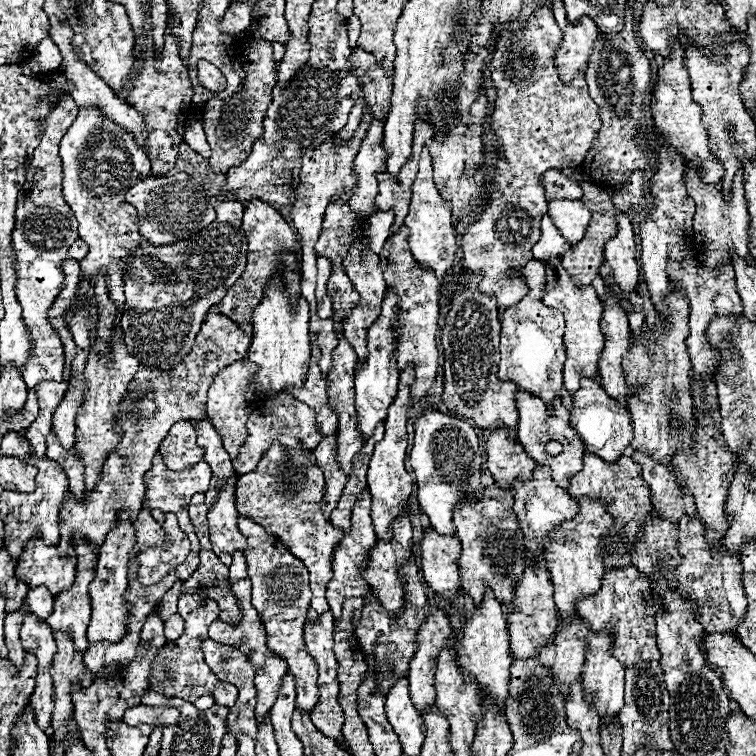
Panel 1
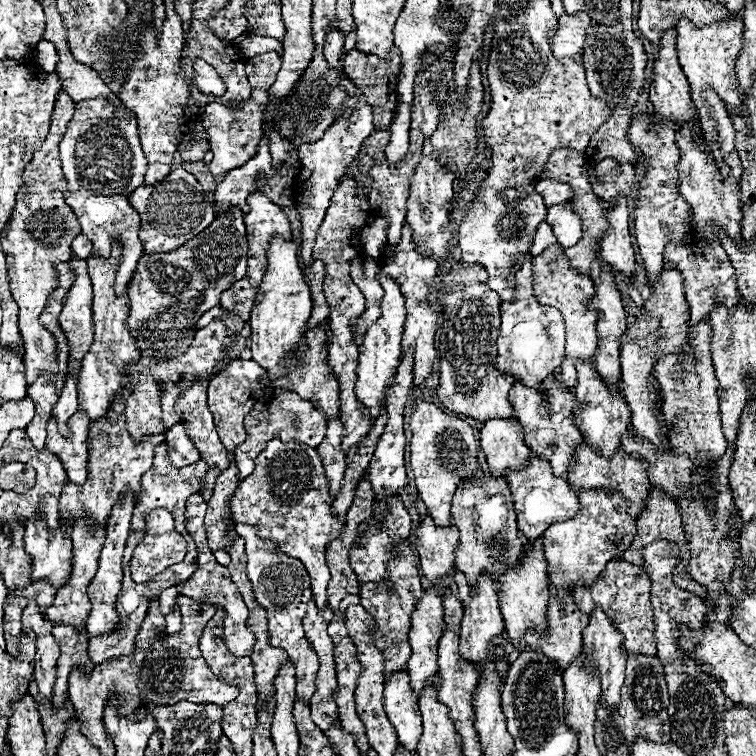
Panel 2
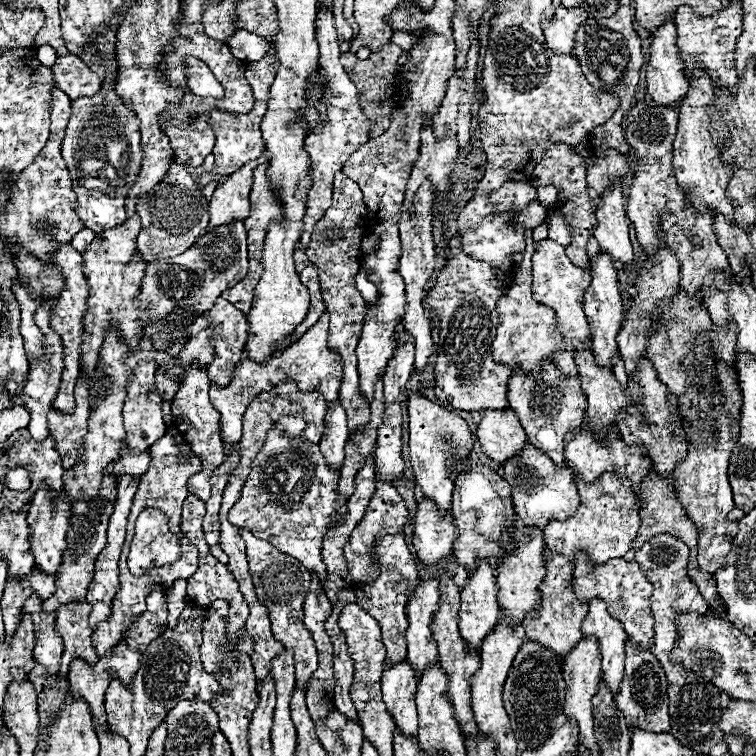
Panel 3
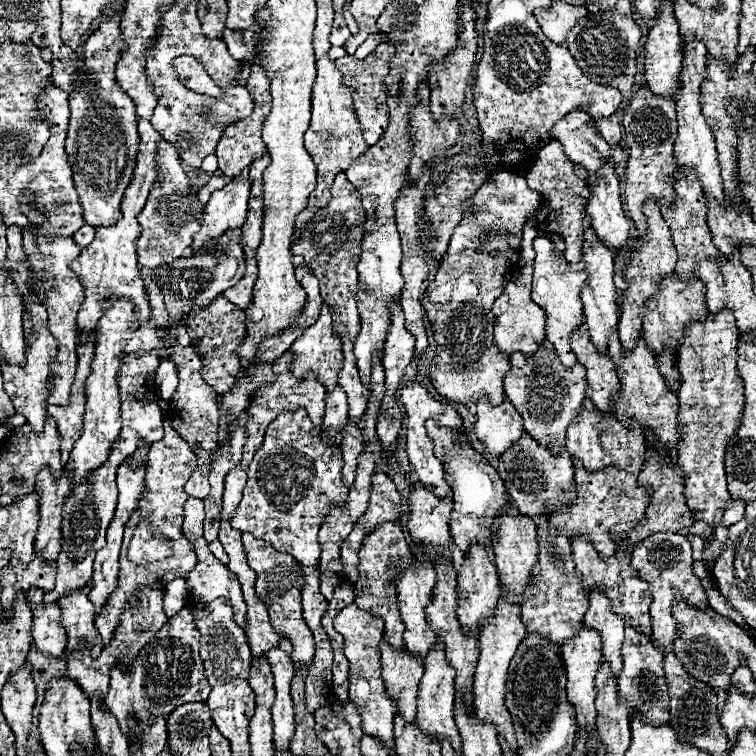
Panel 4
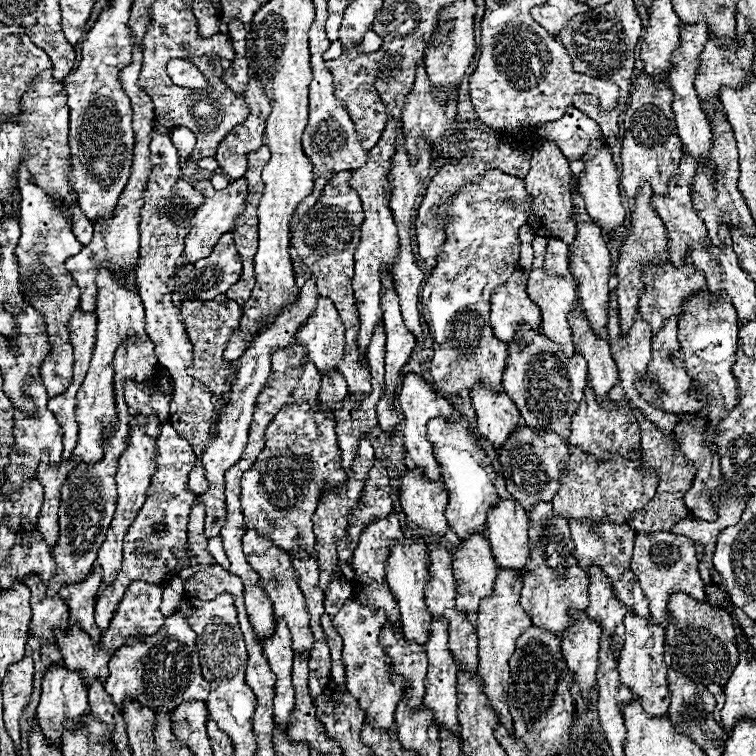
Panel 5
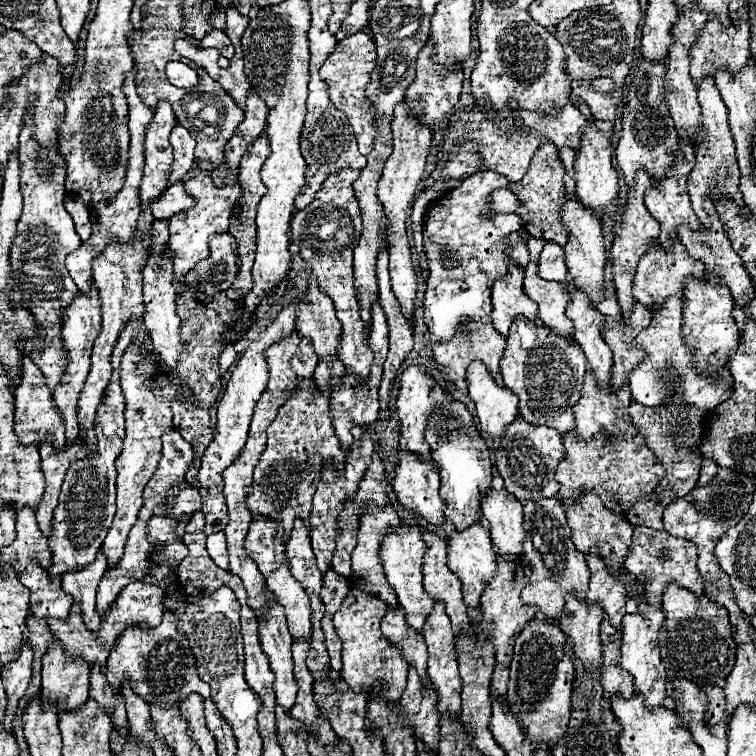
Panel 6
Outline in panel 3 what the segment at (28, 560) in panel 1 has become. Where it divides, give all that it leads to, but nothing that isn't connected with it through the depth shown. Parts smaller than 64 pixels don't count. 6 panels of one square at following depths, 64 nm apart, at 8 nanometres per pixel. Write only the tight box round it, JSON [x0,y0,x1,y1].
[28,488,70,576]

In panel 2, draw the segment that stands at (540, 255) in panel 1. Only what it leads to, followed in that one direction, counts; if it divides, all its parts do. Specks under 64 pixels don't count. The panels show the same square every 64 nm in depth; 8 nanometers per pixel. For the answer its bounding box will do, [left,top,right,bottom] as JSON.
[530,222,558,256]

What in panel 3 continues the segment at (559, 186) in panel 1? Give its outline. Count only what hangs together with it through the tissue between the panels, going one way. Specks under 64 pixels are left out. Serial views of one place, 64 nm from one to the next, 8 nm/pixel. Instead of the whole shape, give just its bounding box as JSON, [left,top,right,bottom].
[538,186,560,208]

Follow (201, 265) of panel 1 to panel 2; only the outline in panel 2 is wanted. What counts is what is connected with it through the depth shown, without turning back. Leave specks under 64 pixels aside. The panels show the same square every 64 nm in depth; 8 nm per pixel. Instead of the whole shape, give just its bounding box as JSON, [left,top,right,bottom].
[126,206,246,360]

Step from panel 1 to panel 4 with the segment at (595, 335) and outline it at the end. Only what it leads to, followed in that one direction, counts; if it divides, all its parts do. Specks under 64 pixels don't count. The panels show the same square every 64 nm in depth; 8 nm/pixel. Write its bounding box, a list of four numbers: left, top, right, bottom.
[532,236,588,368]

